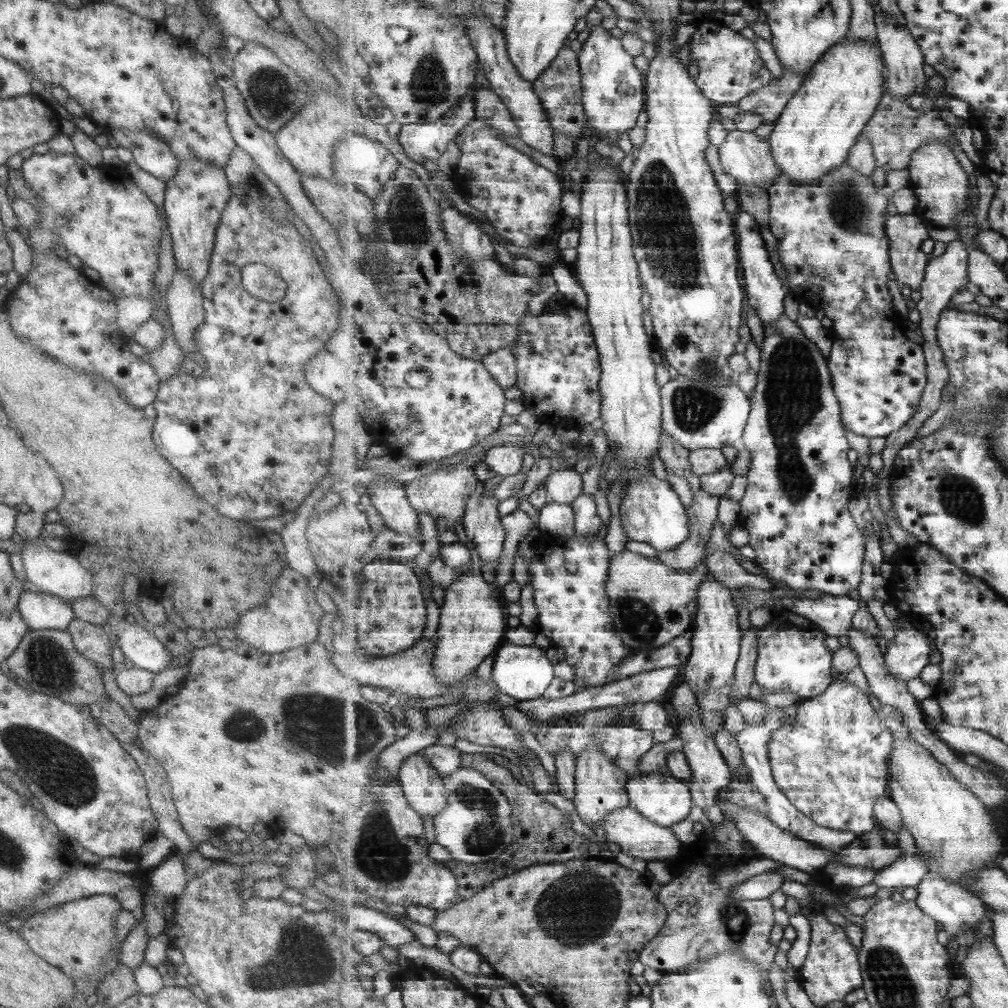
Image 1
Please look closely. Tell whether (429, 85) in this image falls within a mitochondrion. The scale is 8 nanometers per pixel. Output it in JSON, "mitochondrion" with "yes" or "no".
{"mitochondrion":"yes"}

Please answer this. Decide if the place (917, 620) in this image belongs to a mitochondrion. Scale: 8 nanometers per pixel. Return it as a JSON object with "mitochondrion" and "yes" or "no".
{"mitochondrion":"no"}

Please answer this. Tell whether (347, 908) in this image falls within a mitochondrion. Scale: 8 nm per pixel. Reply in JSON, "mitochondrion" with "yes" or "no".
{"mitochondrion":"no"}

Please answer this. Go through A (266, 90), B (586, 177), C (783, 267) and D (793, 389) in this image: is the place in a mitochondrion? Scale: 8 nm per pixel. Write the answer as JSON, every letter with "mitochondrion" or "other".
{"A":"mitochondrion","B":"other","C":"other","D":"mitochondrion"}

